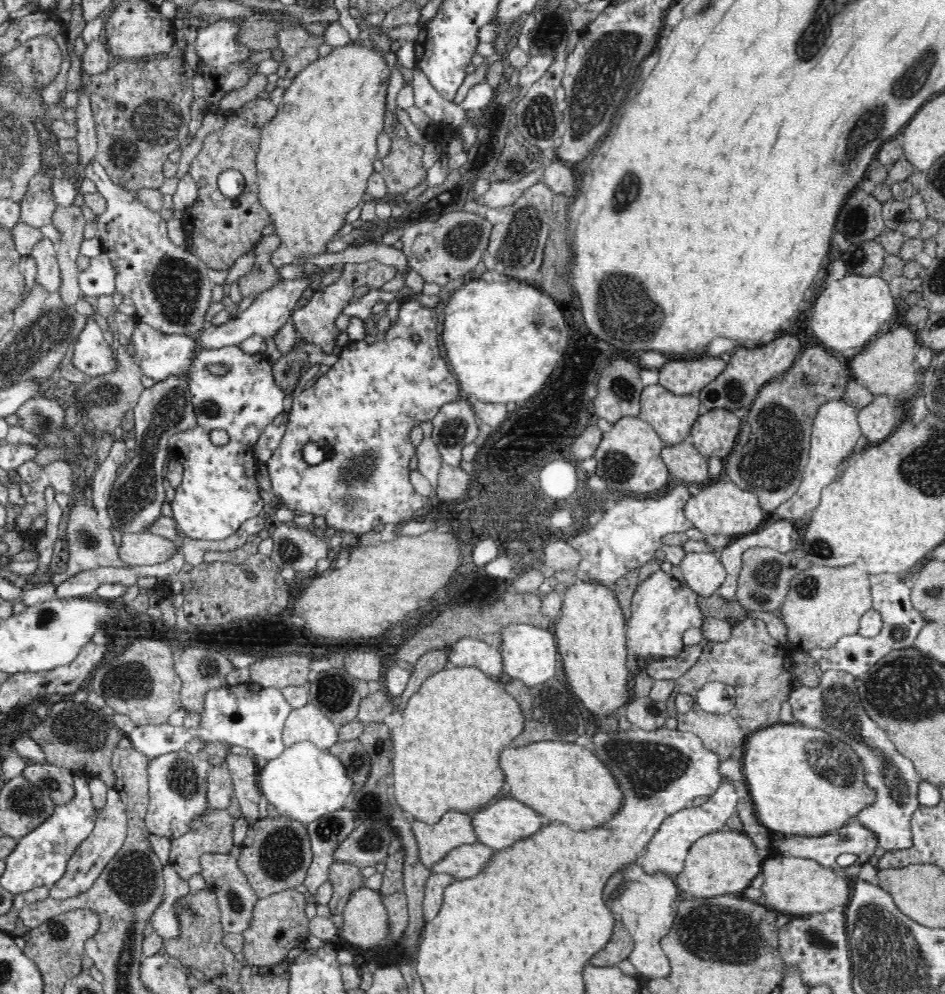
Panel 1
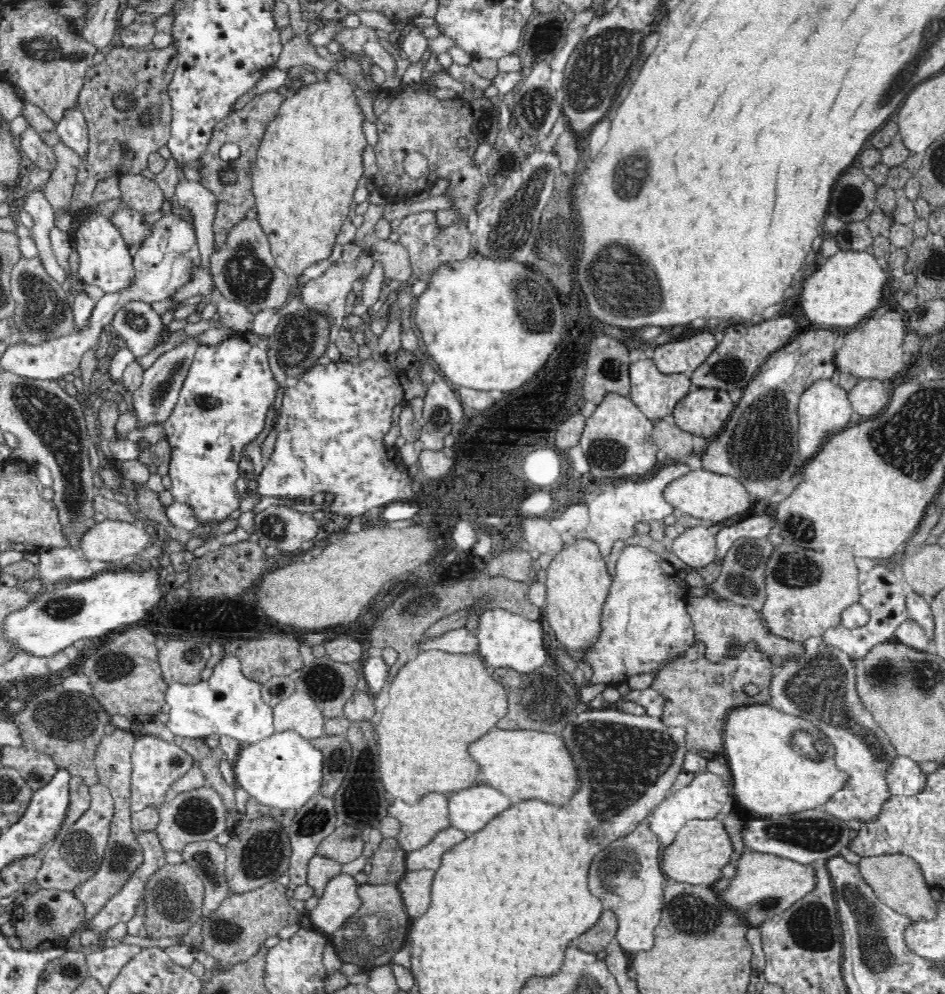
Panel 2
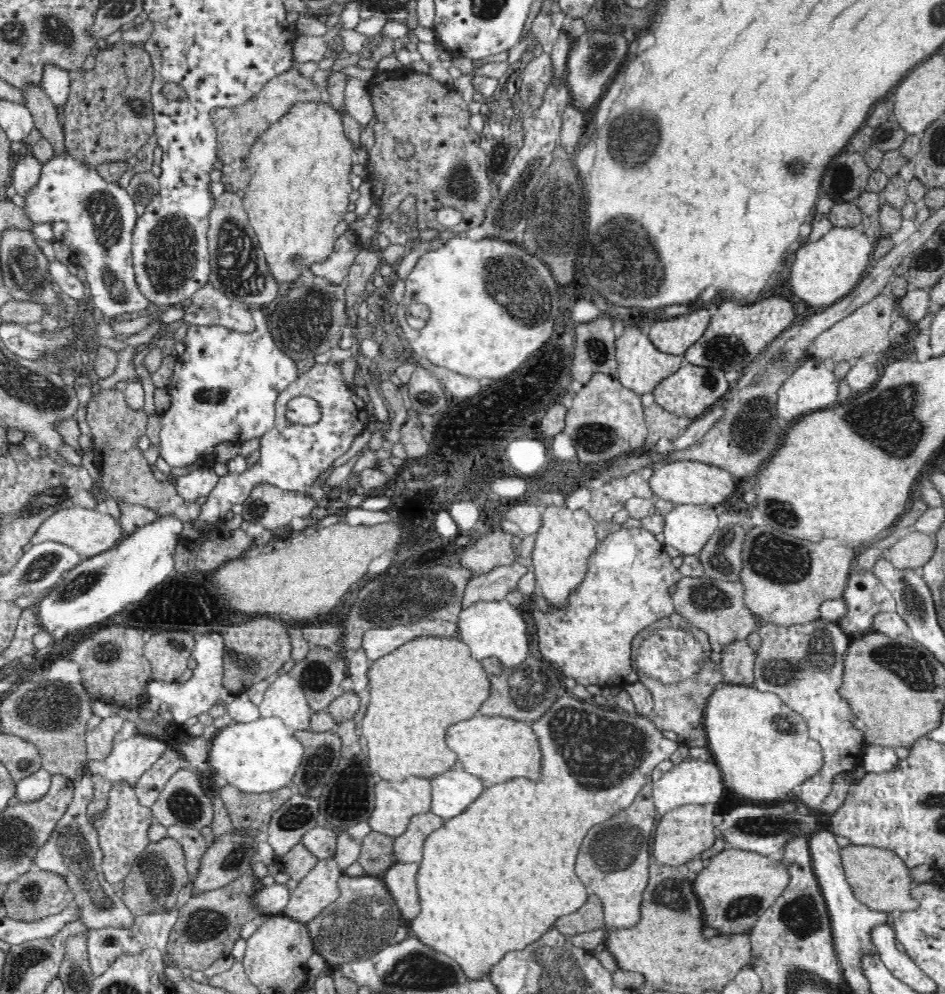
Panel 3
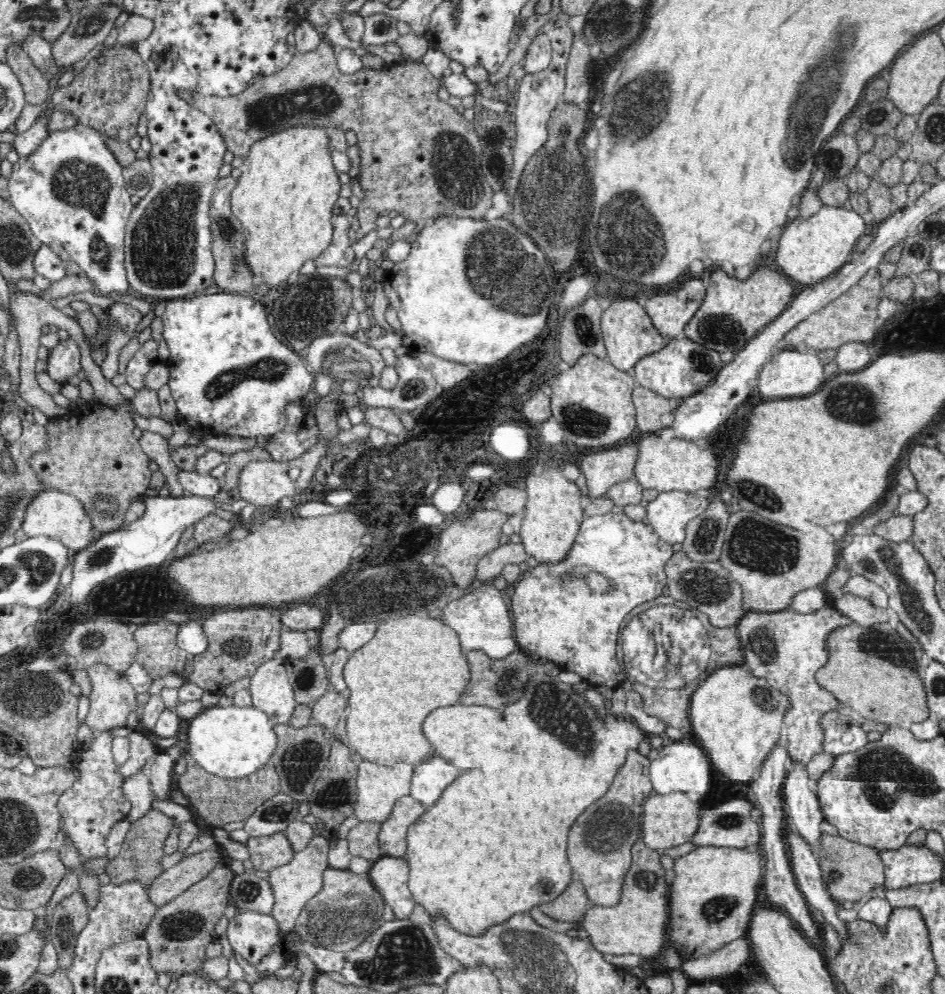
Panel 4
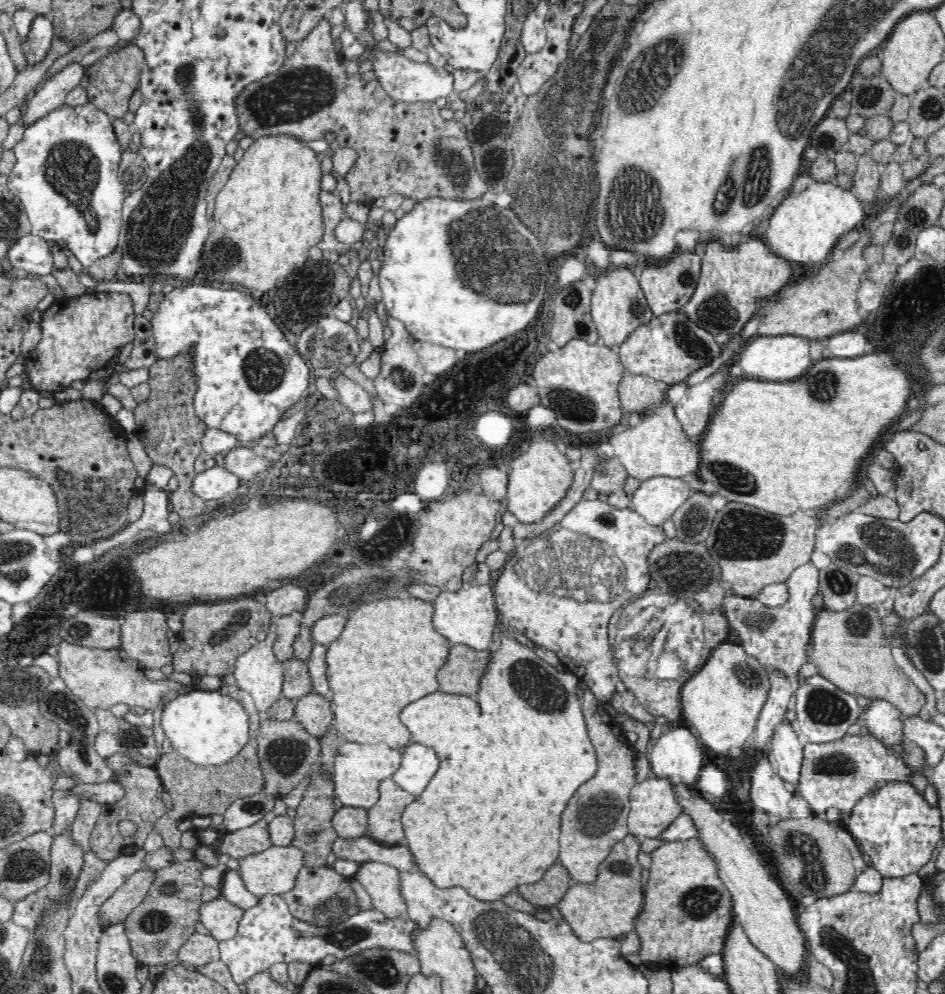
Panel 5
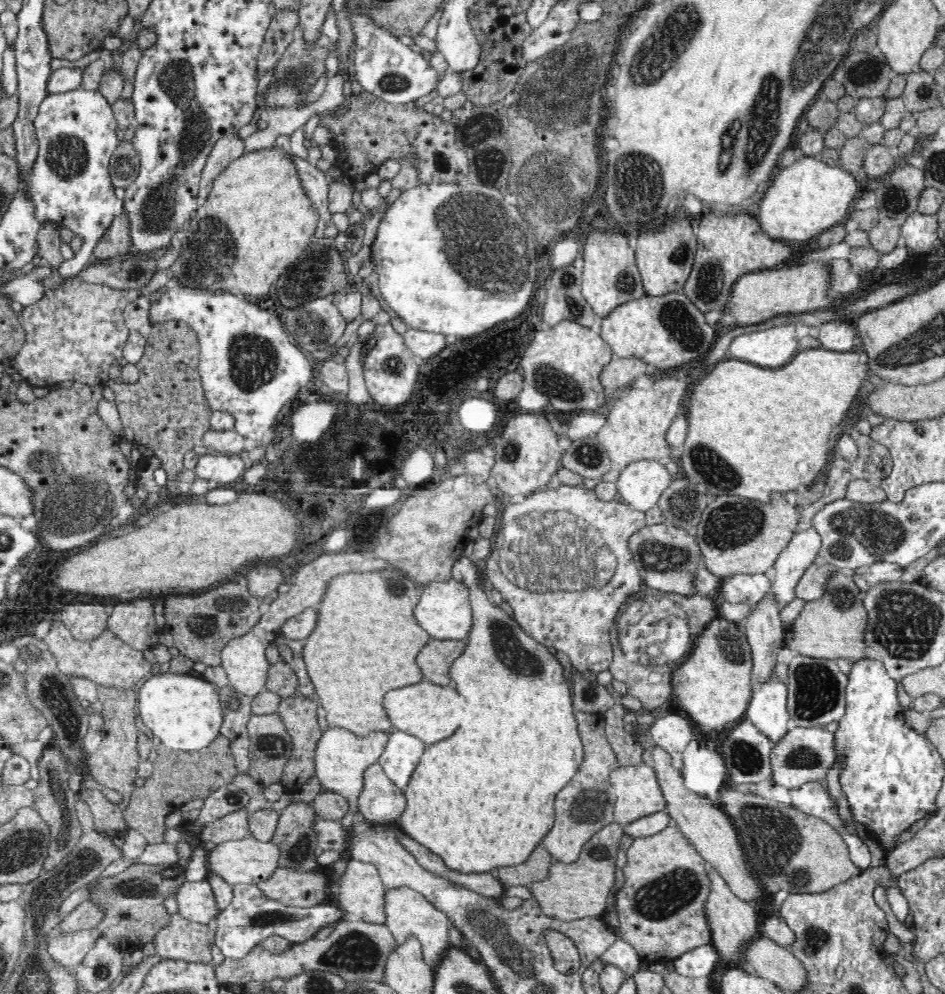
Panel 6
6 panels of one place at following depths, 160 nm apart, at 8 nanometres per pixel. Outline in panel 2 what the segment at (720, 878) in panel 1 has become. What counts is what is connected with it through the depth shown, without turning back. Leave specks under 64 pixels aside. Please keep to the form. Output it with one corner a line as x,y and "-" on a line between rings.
686,820
682,828
676,832
675,840
666,848
661,849
660,868
667,878
675,881
685,881
686,884
706,886
712,880
720,880
722,868
730,864
734,846
728,832
724,829
722,820

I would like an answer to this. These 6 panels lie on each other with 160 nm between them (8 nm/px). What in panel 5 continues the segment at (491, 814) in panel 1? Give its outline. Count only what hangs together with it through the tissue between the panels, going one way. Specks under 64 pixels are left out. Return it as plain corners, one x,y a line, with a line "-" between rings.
414,741
408,742
401,752
400,768
392,774
392,780
402,790
416,796
427,788
428,782
435,776
437,753

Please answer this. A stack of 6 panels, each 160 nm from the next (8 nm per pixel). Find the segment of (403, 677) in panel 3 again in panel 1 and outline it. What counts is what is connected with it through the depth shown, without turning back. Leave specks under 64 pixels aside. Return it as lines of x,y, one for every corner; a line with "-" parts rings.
446,668
446,670
438,669
434,674
427,674
419,684
418,692
413,694
408,702
408,708
404,712
402,718
404,726
398,726
396,730
392,730
392,740
394,740
394,748
396,748
396,758
392,764
392,780
394,780
394,793
392,797
396,798
396,802
401,806
401,810
406,810
408,814
417,816
420,821
434,823
439,820
446,809
456,809
464,814
472,814
477,811
482,805
486,805
488,801
492,801
498,797
505,796
503,788
503,772
495,762
496,754
506,748
506,746
514,746
517,739
525,730
525,717
523,711
519,708
517,701
506,692
504,682
496,681
489,676
486,676
479,668

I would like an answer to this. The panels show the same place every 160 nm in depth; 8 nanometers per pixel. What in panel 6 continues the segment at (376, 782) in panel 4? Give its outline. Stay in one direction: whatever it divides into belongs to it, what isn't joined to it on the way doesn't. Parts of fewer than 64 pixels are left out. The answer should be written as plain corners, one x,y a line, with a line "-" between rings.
330,726
320,735
314,750
316,750
316,777
328,791
340,794
348,800
347,812
339,820
343,829
349,828
352,823
366,821
362,812
358,812
358,796
363,788
363,772
366,765
378,763
378,758
386,746
388,736
384,733
370,732
366,736
357,736
356,733
342,730
338,726

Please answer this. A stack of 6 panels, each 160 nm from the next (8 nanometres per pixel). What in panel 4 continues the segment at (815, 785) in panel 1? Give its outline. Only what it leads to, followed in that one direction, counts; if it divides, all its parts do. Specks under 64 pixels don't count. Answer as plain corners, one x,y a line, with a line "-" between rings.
744,662
744,664
722,665
714,669
714,672
701,681
698,688
691,693
690,702
688,715
693,737
707,754
712,767
718,768
718,772
724,772
734,782
744,782
746,785
750,783
759,774
767,760
766,756
784,736
787,699
775,691
768,681
750,673

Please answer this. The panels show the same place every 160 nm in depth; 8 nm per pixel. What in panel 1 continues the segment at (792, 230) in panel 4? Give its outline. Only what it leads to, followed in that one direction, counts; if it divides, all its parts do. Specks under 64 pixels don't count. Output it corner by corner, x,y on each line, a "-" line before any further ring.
852,272
844,280
836,280
822,290
818,300
811,304
807,318
814,336
848,364
843,357
852,356
850,352
860,352
868,341
878,337
880,326
886,326
894,318
894,312
896,303
887,282
876,273
862,275

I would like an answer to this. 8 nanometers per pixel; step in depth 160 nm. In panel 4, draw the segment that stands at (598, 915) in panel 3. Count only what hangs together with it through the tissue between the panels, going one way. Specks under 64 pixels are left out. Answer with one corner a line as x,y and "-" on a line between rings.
578,878
570,880
566,890
556,896
552,902
544,902
538,908
542,909
550,918
560,920
560,922
577,922
581,914
592,902
586,894
586,889

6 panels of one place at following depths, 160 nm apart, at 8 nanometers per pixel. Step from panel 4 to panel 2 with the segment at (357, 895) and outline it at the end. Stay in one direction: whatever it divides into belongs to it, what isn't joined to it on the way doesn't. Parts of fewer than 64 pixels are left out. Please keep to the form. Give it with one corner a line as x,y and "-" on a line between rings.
367,882
358,886
358,895
362,898
362,906
356,914
348,918
339,930
325,935
343,963
359,966
369,977
374,967
391,965
394,954
407,943
407,923
410,920
397,885

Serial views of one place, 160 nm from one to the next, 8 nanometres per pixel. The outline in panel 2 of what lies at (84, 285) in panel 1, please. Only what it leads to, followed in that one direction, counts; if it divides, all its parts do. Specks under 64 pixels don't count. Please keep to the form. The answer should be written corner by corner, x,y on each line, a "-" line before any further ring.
88,214
76,232
78,240
77,252
80,254
80,268
77,278
84,285
94,285
102,289
104,293
126,292
133,284
134,269
133,258
130,256
130,248
126,245
125,236
116,224
110,224
106,218
94,218
94,214

